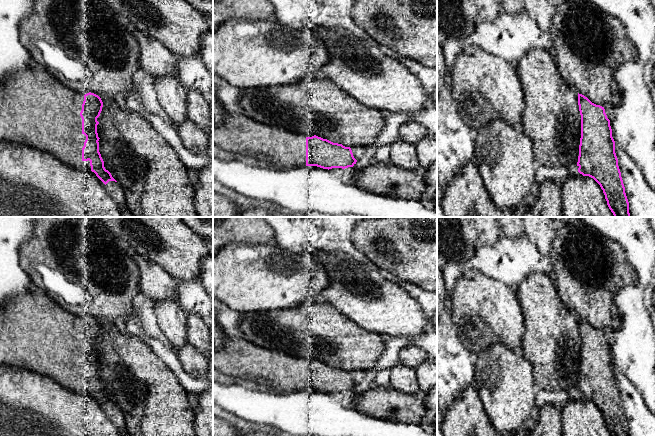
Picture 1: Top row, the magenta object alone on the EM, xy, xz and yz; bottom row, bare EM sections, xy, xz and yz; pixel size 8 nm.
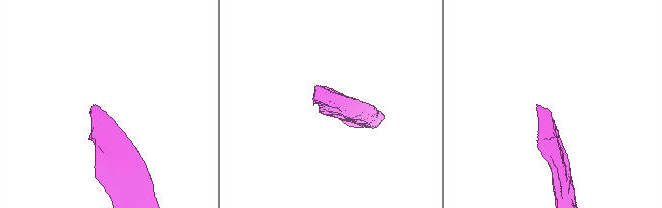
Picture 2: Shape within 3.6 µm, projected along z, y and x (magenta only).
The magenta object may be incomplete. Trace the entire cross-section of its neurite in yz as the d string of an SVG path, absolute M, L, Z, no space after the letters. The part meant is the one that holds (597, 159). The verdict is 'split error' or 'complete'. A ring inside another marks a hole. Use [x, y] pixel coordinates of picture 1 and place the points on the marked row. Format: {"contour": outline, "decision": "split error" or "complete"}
{"contour": "M578 93L578 105L581 115L581 138L577 166L583 176L593 178L603 190L607 205L614 217L631 217L629 202L618 166L615 153L615 141L612 137L610 120L604 107L592 103L587 97Z", "decision": "complete"}

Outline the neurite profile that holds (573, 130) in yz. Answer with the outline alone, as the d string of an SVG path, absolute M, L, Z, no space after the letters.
M544 49L528 52L516 67L525 101L520 128L533 143L534 160L545 166L575 169L581 138L578 92L561 77L555 61Z

